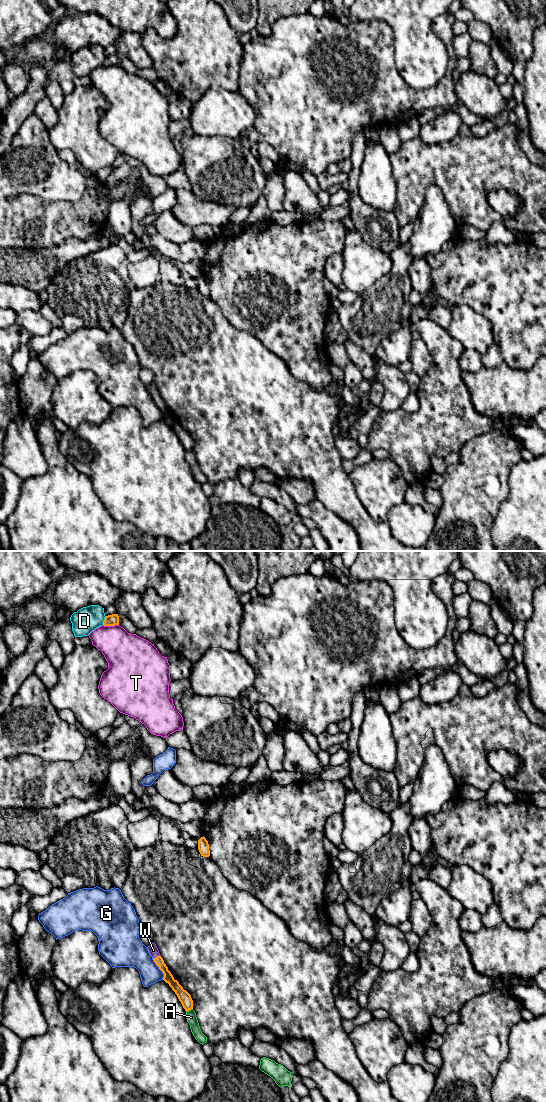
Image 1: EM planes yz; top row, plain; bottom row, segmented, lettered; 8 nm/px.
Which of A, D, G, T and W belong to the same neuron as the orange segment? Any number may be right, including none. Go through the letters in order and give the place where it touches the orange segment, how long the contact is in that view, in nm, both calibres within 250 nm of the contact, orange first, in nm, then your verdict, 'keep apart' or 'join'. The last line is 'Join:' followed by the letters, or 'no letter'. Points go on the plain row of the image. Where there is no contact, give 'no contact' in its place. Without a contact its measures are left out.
A: yz (189, 449) | 70 nm | 100/80 nm | keep apart
D: yz (104, 60) | 80 nm | 90/200 nm | keep apart
G: yz (159, 408) | 200 nm | 80/220 nm | keep apart
T: yz (111, 65) | 130 nm | 90/320 nm | keep apart
W: yz (157, 396) | 70 nm | 80/80 nm | join
Join: W

